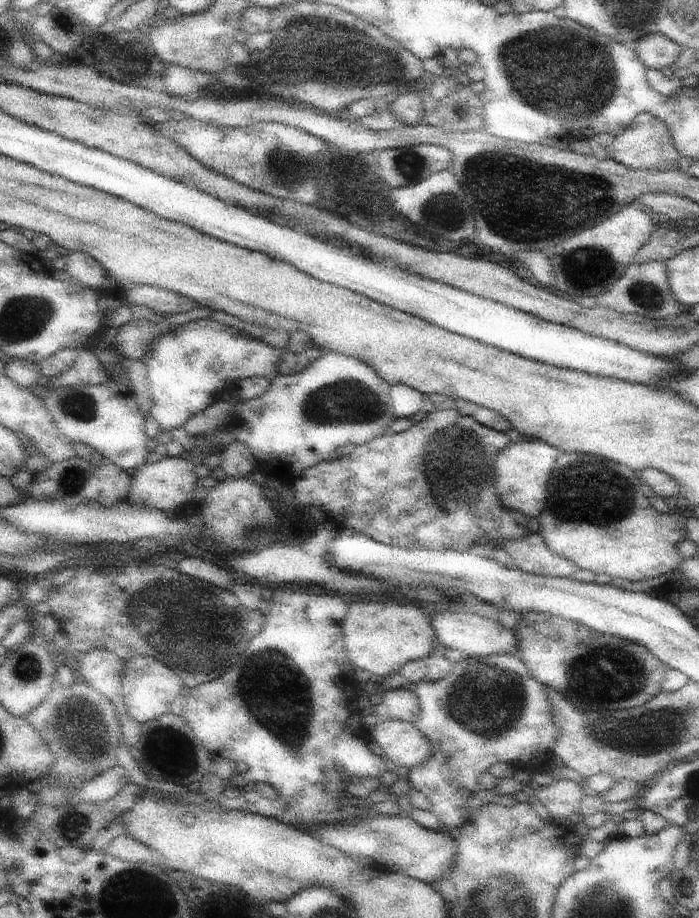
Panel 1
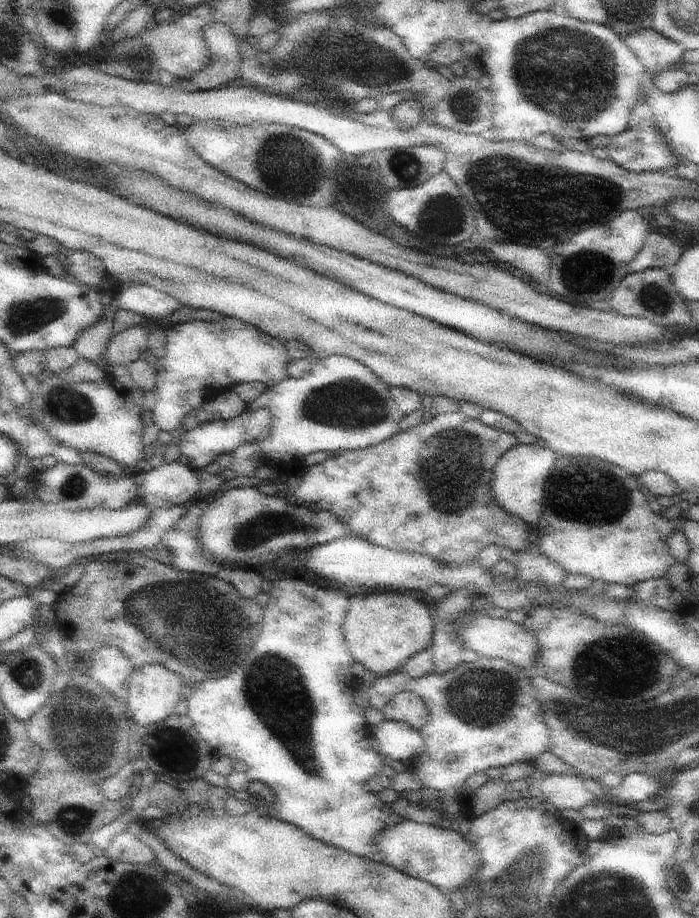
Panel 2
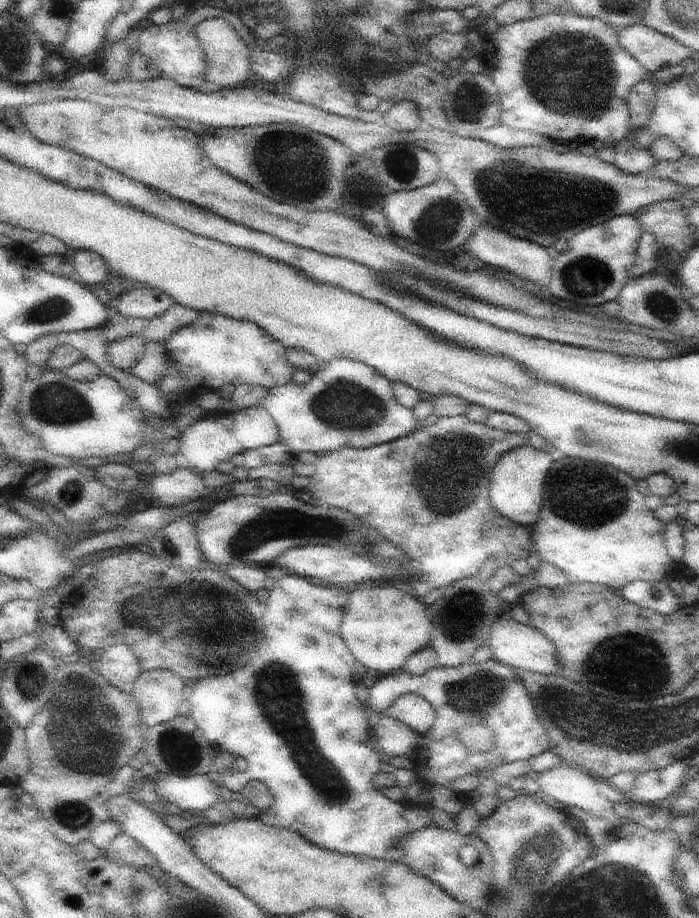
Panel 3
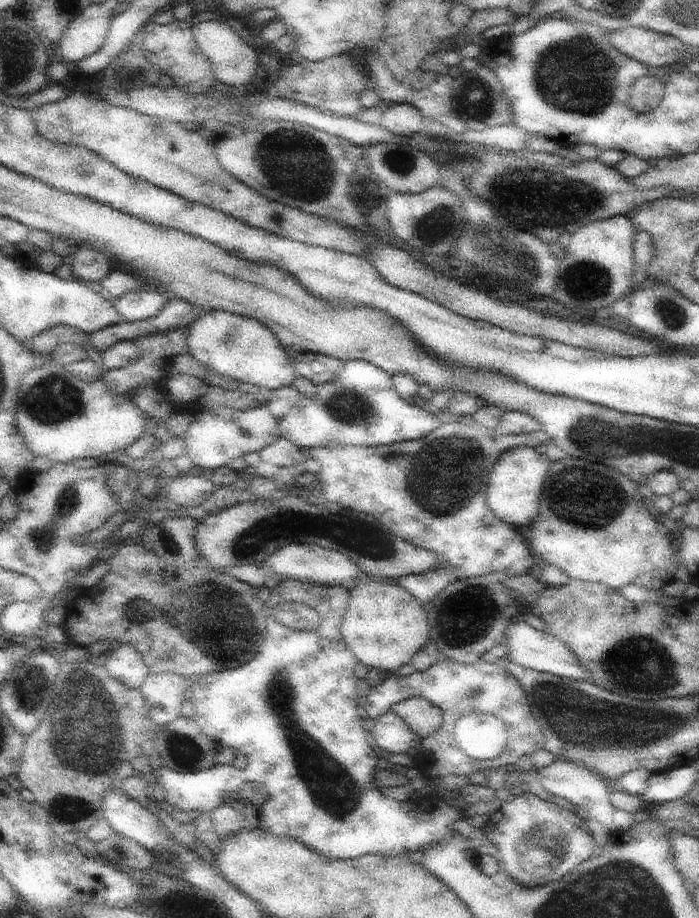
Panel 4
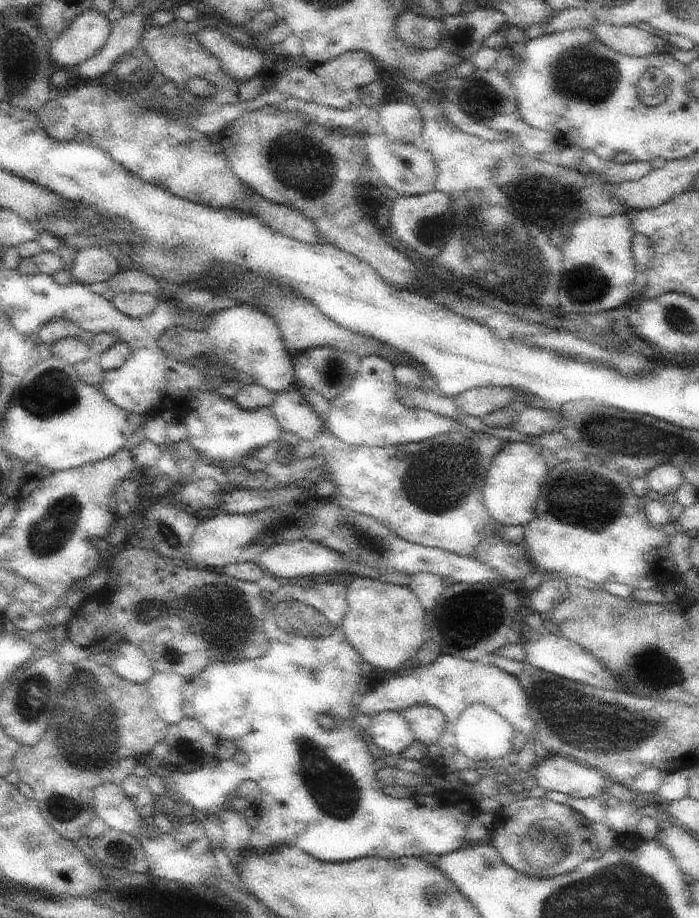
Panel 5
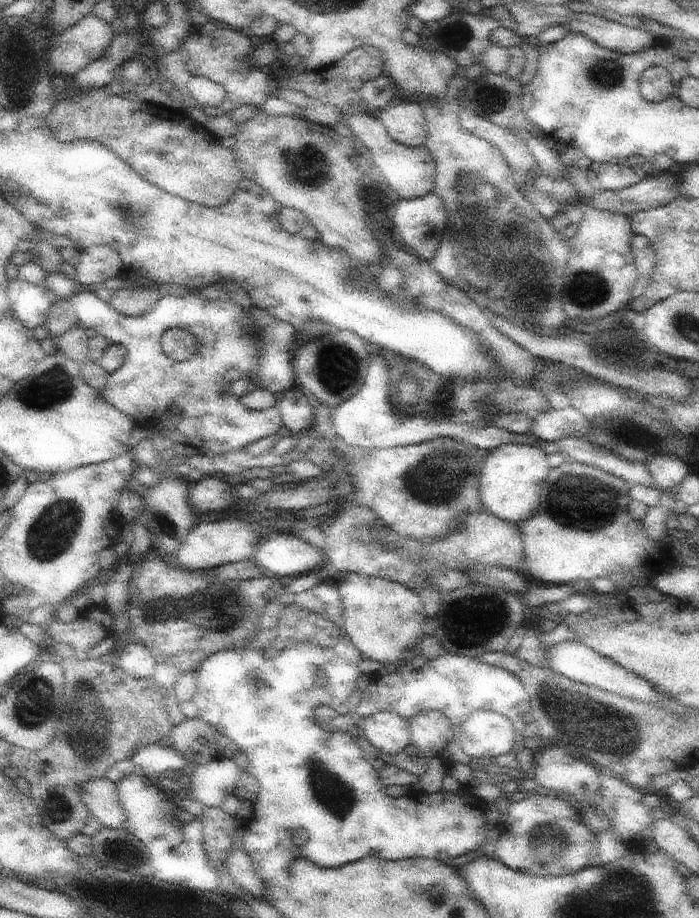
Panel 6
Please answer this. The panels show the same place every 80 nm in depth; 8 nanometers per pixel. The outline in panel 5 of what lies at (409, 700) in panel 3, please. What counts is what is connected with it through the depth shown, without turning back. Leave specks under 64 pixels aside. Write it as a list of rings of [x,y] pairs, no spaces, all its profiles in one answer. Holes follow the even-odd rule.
[[[412,705],[406,706],[406,708],[402,708],[399,713],[410,725],[416,740],[426,744],[427,748],[428,745],[435,745],[441,739],[441,736],[445,731],[446,717],[440,709],[437,709],[432,705]]]

